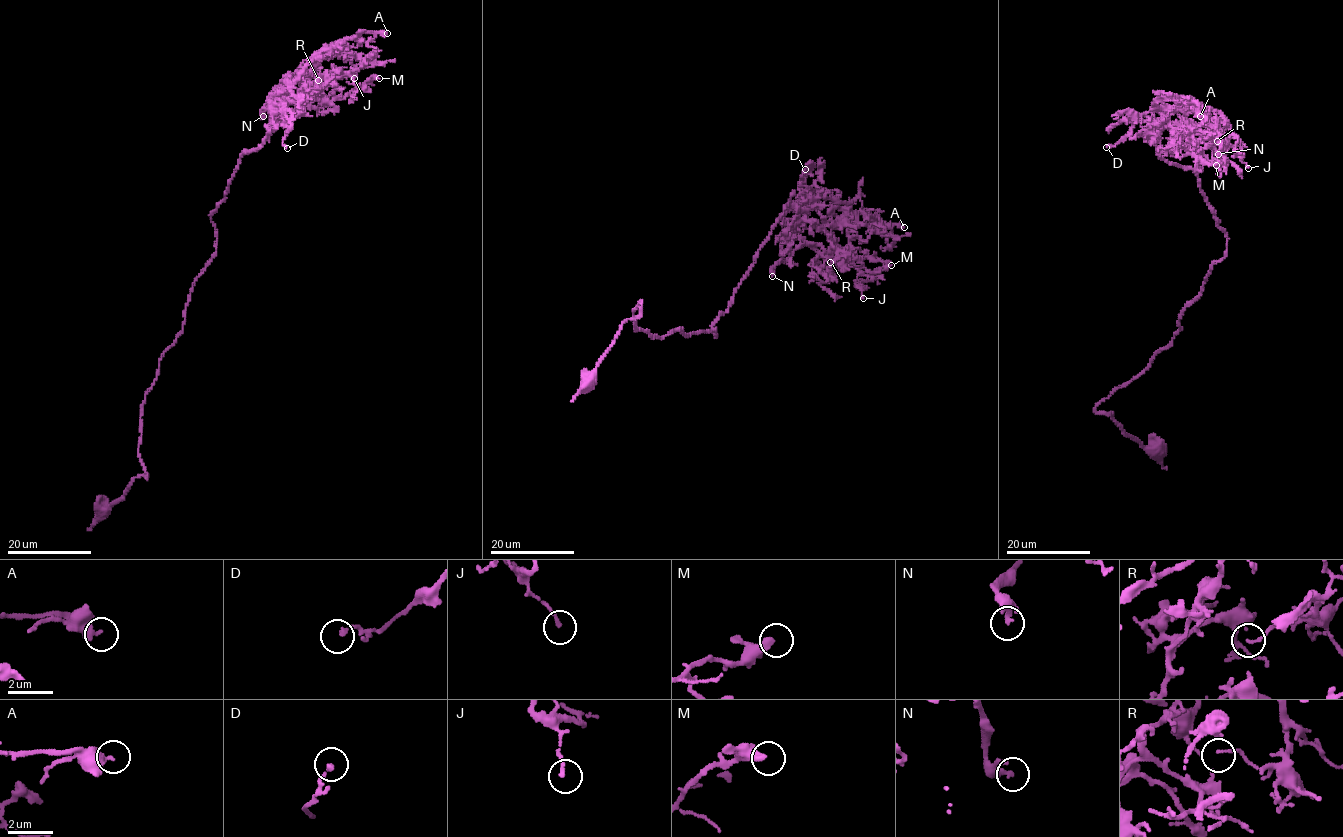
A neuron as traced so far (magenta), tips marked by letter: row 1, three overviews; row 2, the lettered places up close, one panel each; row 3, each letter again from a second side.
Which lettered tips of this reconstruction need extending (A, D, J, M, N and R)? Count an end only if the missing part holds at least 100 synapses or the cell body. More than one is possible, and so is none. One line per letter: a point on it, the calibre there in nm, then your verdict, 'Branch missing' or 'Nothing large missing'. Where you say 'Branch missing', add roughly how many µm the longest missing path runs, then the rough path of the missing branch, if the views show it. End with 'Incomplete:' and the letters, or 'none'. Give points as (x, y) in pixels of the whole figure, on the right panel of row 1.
A: Place: (1200, 116). Thickness 440 nm. Nothing large missing
D: Place: (1106, 147). Thickness 160 nm. Nothing large missing
J: Place: (1248, 168). Thickness 150 nm. Nothing large missing
M: Place: (1216, 165). Thickness 360 nm. Nothing large missing
N: Place: (1218, 154). Thickness 170 nm. Nothing large missing
R: Place: (1217, 141). Thickness 110 nm. Nothing large missing
Incomplete: none

